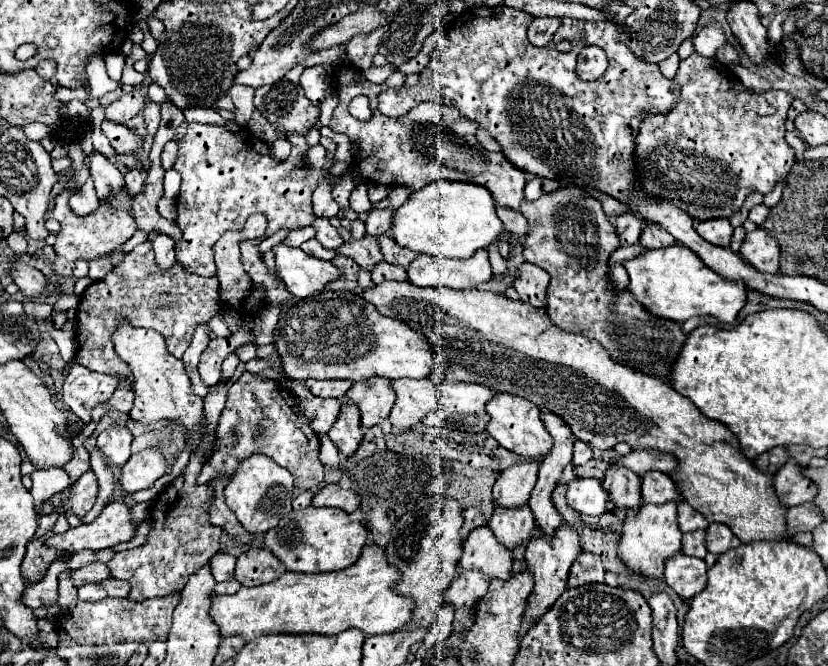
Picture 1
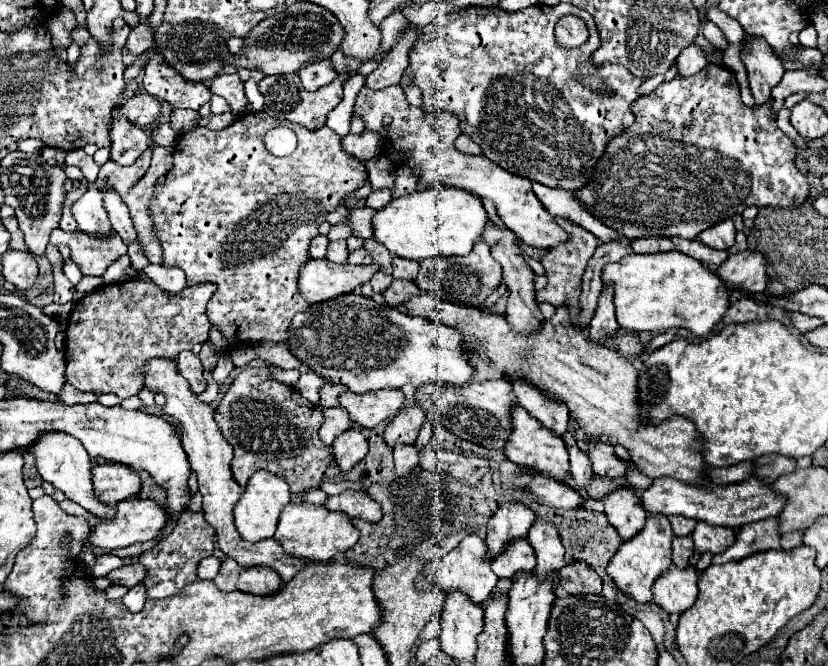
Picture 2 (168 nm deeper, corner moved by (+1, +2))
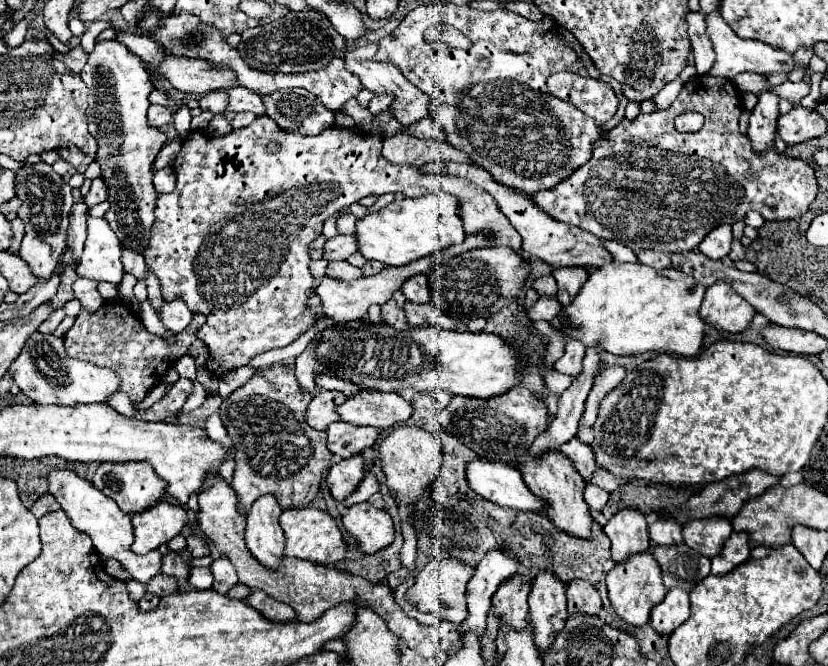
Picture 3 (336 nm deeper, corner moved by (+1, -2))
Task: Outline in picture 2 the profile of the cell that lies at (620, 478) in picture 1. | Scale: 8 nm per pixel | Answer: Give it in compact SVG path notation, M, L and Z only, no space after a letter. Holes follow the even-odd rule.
M619 488L605 496L605 516L609 524L617 530L621 542L631 540L637 532L645 528L647 512L635 490Z

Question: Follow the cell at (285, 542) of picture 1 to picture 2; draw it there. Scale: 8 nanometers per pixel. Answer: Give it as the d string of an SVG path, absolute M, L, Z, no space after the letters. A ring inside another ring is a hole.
M291 502L283 508L279 516L275 540L291 556L309 558L315 562L323 562L323 560L327 562L335 558L335 552L347 552L359 540L359 530L341 512L331 512L325 506L315 506L307 502Z

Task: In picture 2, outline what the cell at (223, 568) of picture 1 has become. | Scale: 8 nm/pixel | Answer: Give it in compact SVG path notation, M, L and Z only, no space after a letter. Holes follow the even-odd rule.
M209 556L209 558L201 560L201 564L197 568L197 576L201 580L213 580L217 576L217 572L219 572L219 560L215 556Z

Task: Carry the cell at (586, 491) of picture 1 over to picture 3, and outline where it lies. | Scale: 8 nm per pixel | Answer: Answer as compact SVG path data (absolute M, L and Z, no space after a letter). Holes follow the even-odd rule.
M469 462L467 482L469 488L479 496L499 506L533 512L541 512L543 508L547 508L547 500L539 500L539 496L531 494L521 472L501 462Z

